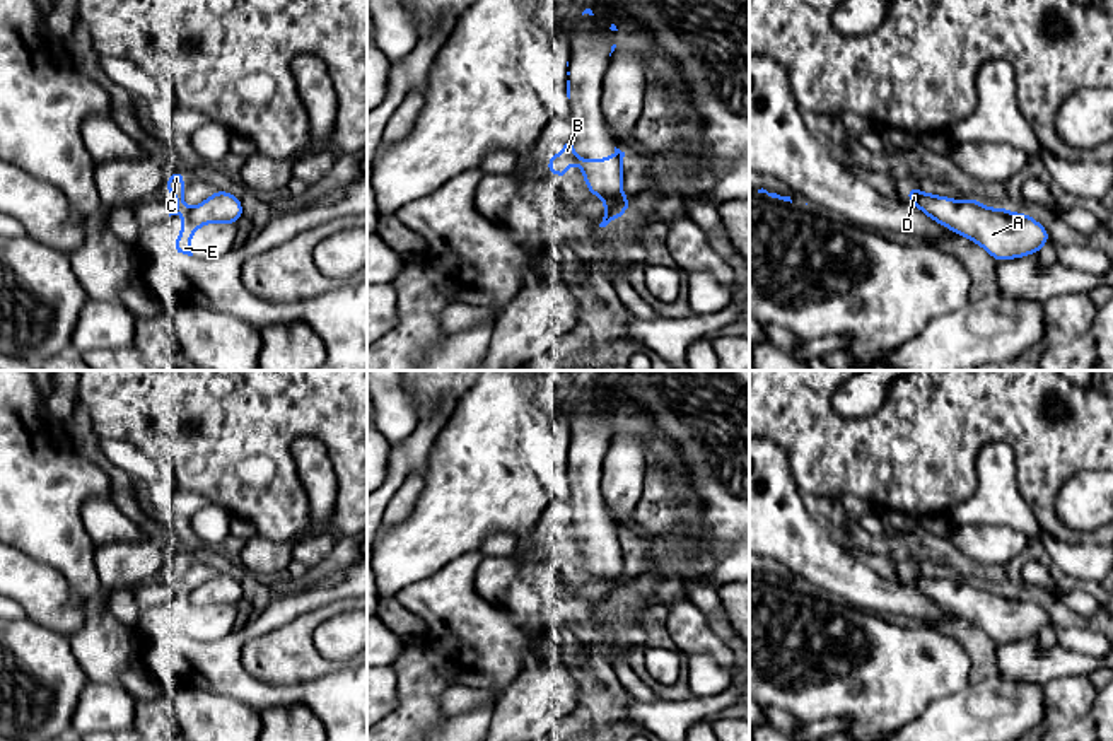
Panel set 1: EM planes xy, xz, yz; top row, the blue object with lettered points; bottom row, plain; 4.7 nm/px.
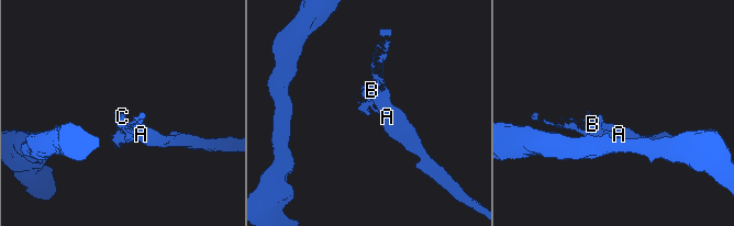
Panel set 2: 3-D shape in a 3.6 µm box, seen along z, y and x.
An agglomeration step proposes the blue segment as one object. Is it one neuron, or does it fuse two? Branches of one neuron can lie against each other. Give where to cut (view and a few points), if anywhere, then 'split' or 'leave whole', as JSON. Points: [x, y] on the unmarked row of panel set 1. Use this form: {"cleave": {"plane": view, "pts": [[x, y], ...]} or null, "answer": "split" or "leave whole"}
{"cleave": null, "answer": "leave whole"}

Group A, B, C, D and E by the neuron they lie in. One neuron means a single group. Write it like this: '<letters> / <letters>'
A B C D E

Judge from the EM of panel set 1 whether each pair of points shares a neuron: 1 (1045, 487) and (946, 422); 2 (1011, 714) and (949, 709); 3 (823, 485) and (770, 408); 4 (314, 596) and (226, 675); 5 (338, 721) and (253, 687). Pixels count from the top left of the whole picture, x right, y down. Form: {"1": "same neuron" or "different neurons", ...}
{"1": "same neuron", "2": "same neuron", "3": "same neuron", "4": "same neuron", "5": "same neuron"}

